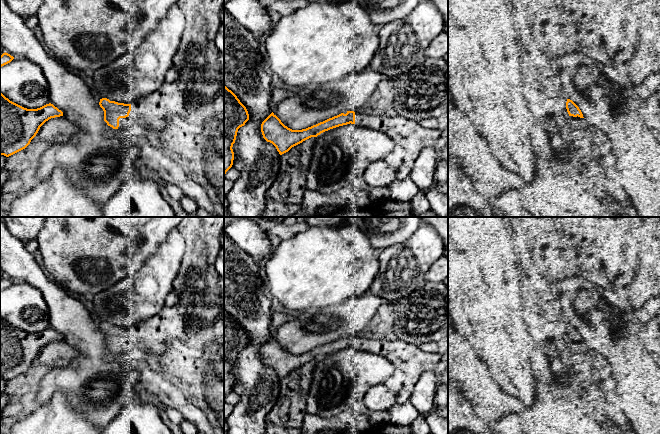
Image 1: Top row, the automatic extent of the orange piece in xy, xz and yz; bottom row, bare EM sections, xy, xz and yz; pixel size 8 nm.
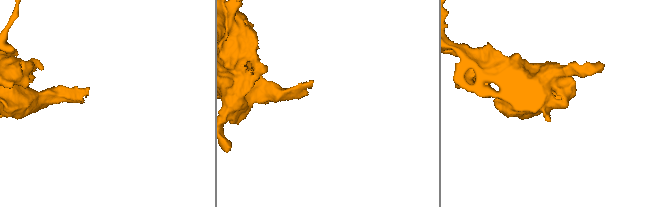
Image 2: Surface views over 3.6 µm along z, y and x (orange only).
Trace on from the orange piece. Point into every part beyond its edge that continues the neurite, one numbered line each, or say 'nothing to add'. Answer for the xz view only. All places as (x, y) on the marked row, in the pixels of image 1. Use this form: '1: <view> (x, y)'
1: xz (410, 135)

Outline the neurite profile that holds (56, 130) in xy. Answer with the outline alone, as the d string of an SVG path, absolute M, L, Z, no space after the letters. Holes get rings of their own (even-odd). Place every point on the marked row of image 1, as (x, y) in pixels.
M60 116L51 118L46 121L40 127L36 136L49 142L52 145L68 142L78 133L78 126L73 125L64 116Z

